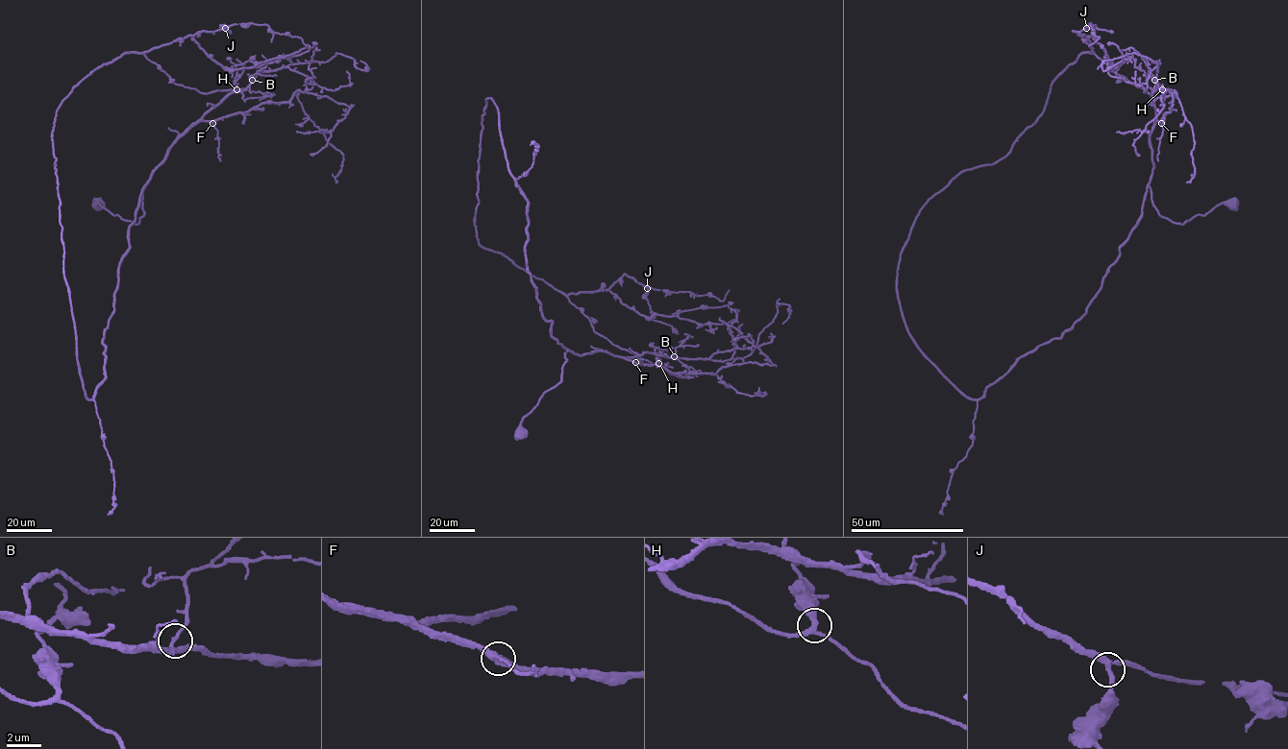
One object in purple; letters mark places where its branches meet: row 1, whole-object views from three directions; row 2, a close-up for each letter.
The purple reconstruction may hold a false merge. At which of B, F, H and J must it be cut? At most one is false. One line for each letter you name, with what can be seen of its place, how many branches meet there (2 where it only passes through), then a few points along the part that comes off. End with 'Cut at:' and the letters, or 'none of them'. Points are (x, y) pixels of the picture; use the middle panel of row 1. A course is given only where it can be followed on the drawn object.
Cut at: none of them

